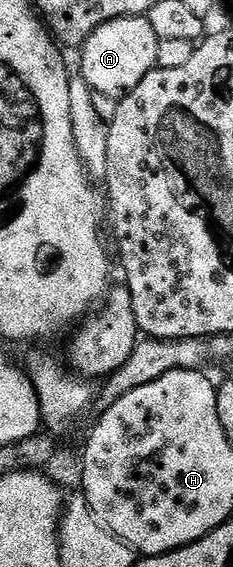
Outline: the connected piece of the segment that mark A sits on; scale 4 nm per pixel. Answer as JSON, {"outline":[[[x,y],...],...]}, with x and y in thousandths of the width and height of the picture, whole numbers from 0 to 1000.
{"outline":[[[541,28],[485,39],[451,39],[451,46],[408,53],[356,76],[356,101],[339,106],[335,125],[395,162],[524,173],[567,162],[674,118],[682,72],[631,28]]]}

